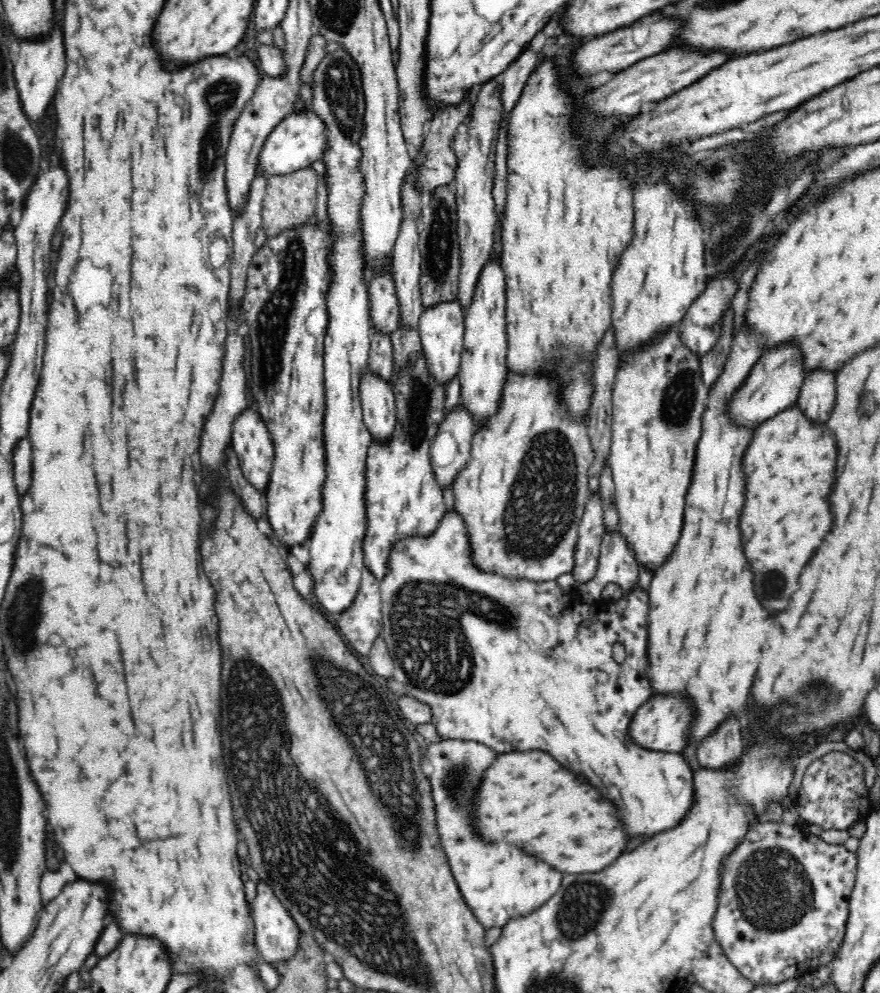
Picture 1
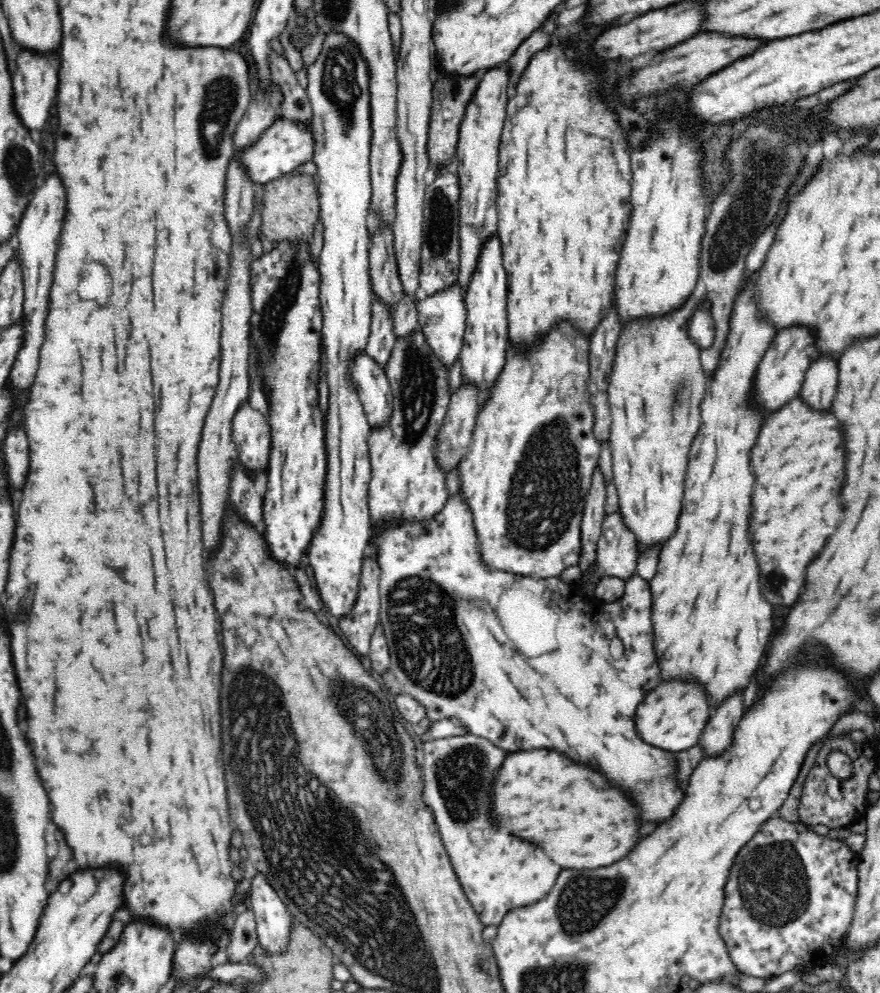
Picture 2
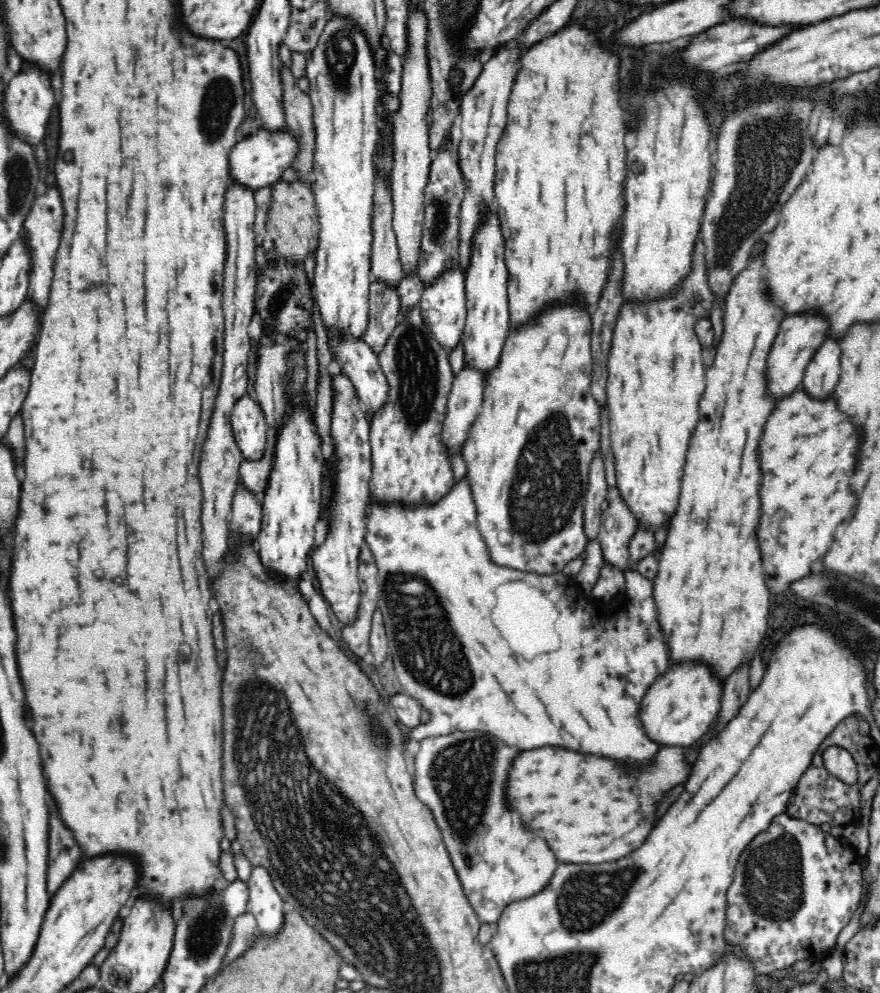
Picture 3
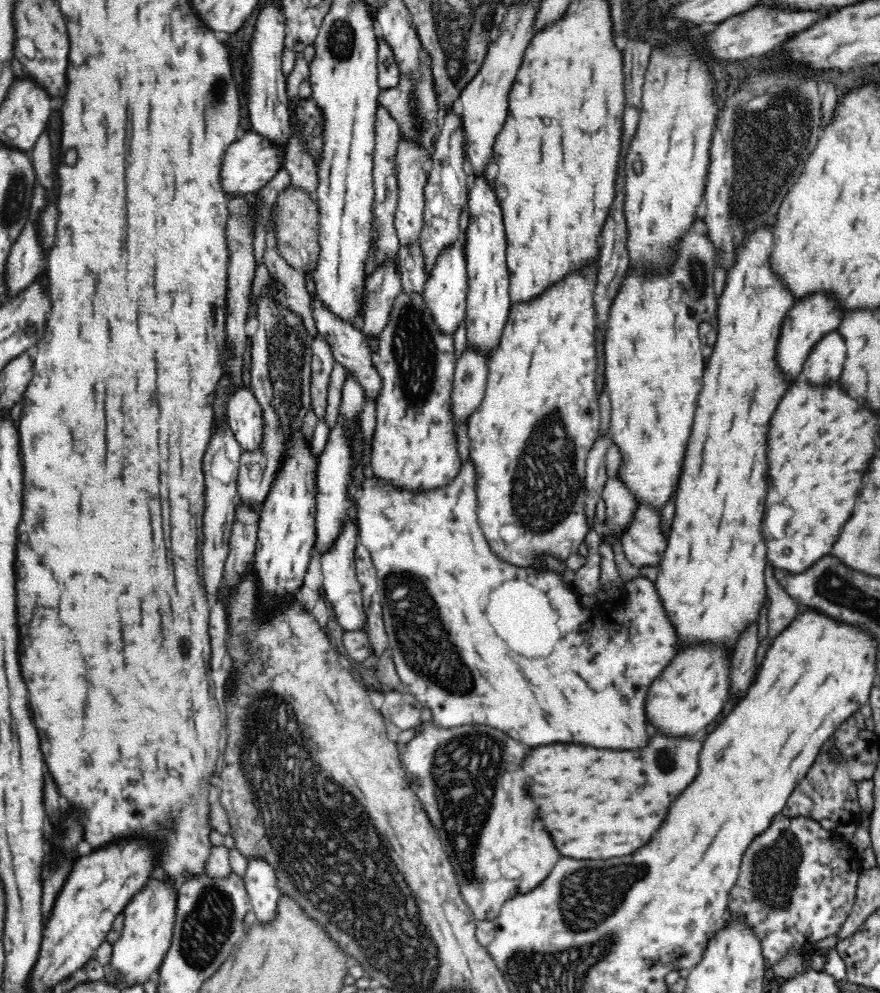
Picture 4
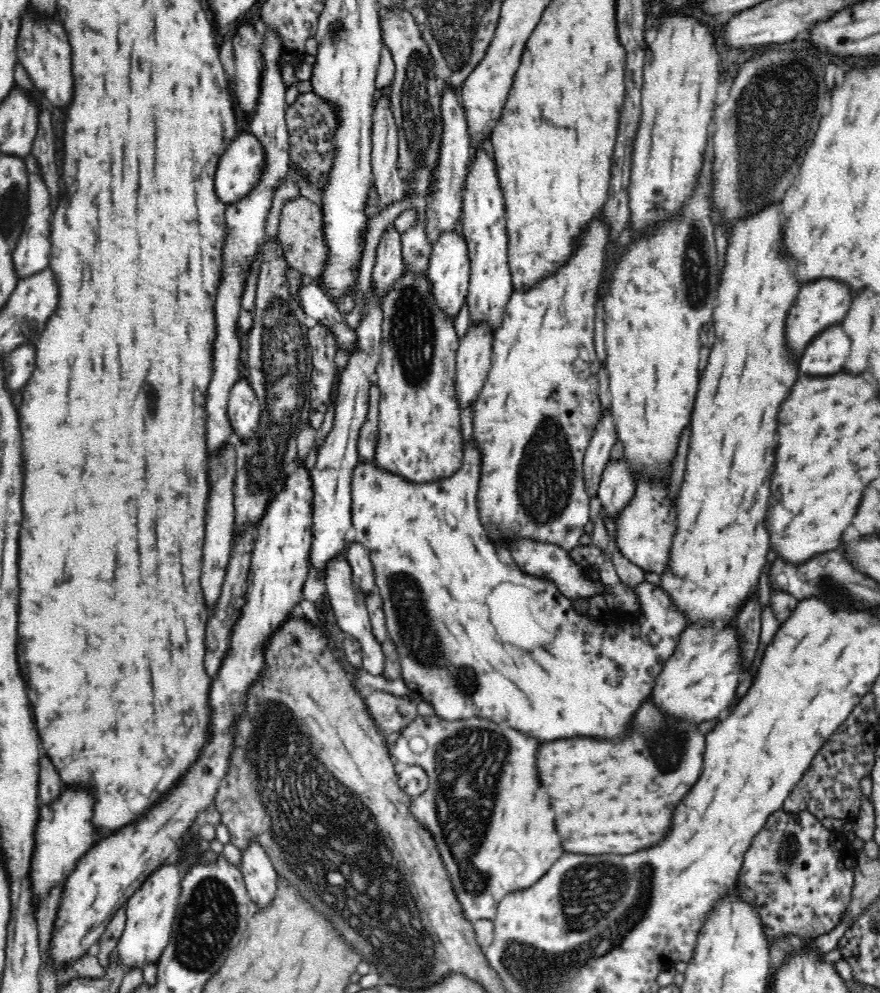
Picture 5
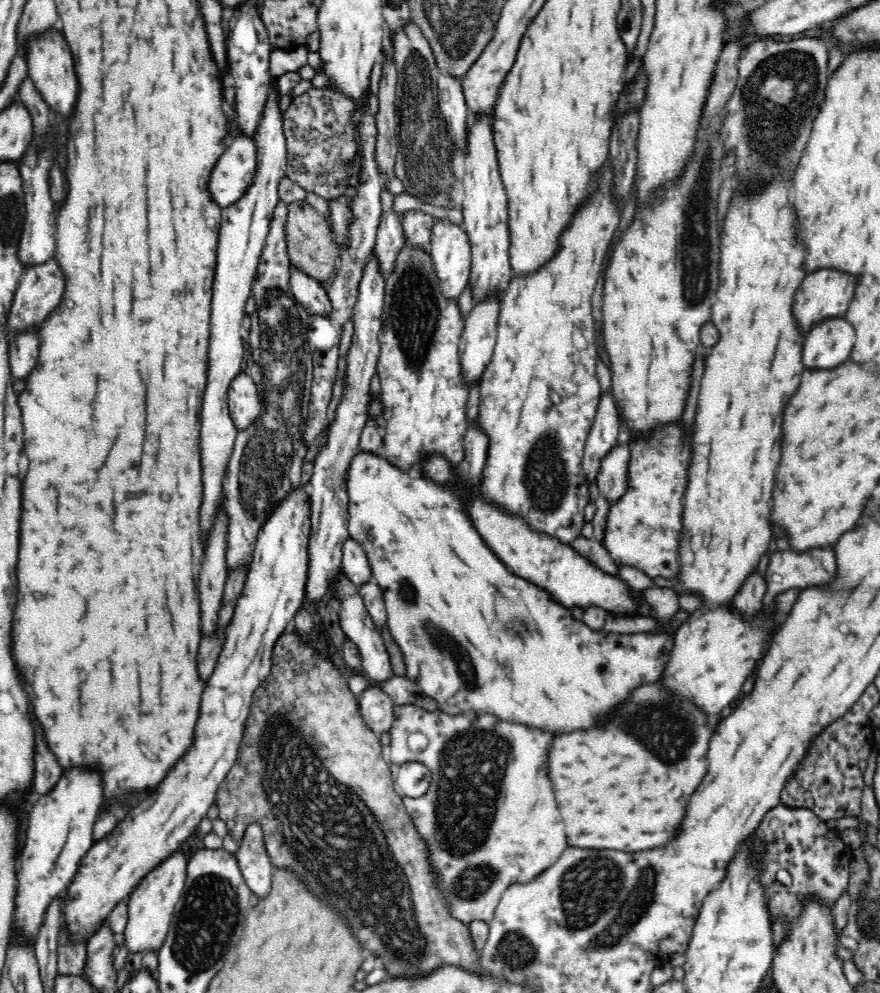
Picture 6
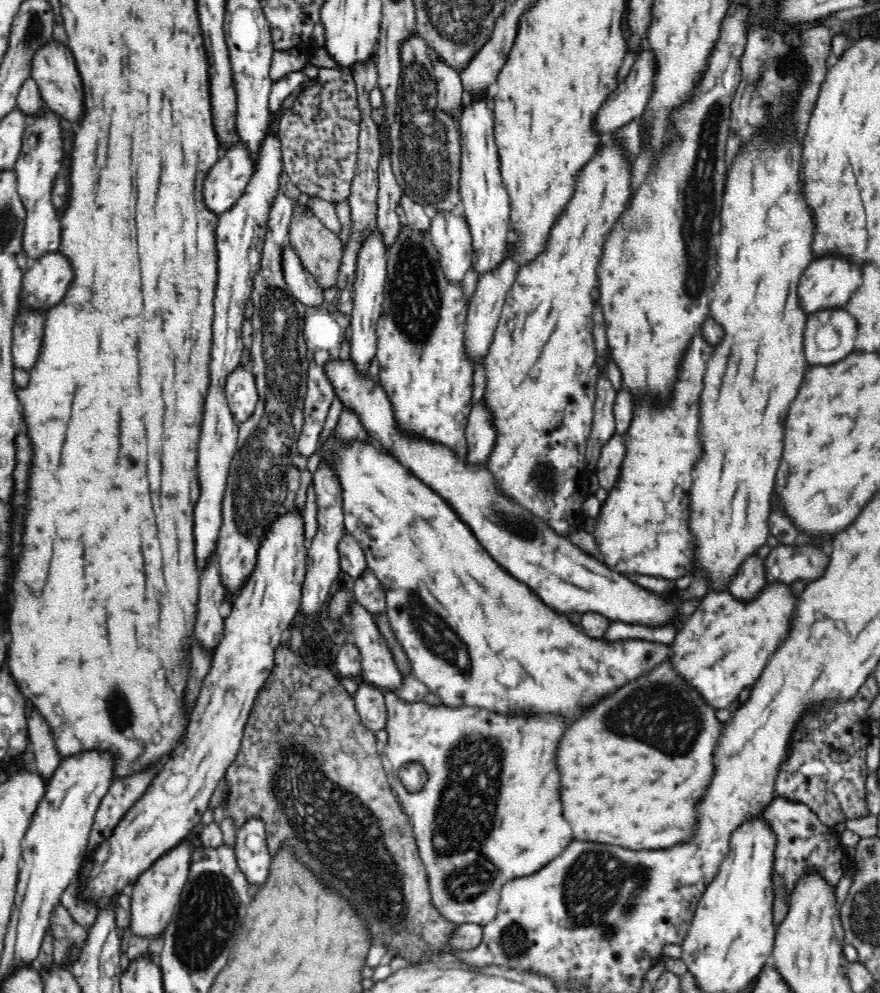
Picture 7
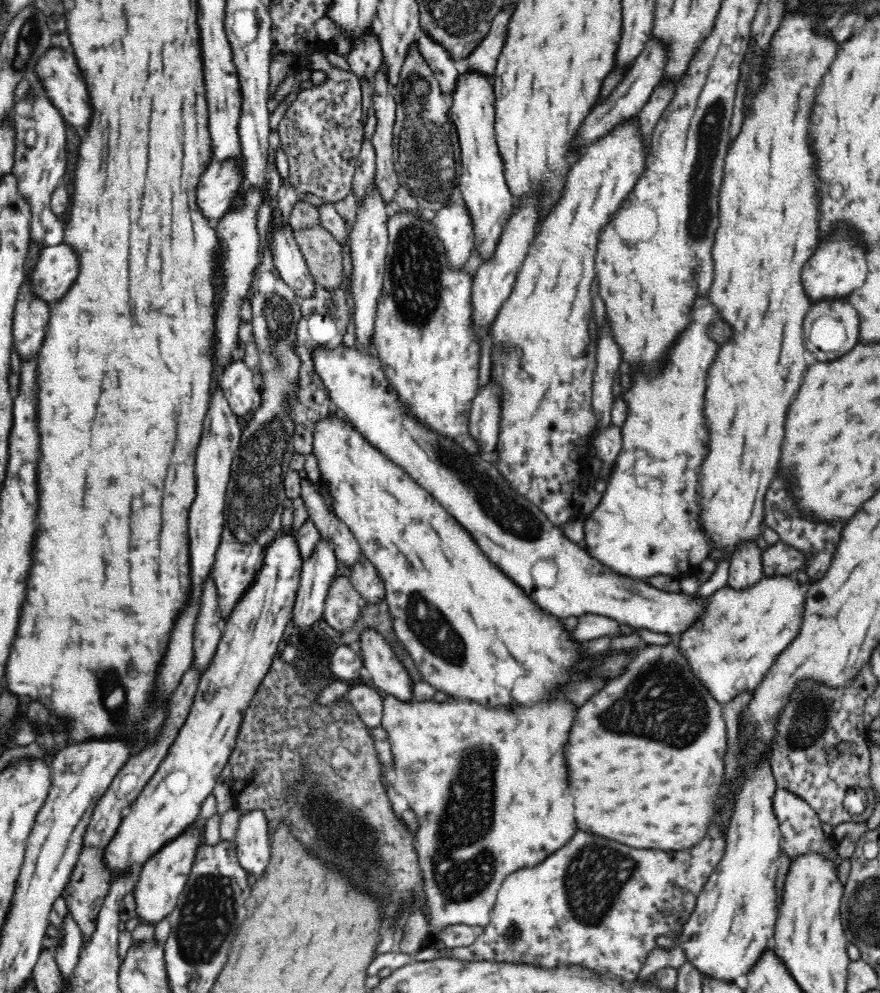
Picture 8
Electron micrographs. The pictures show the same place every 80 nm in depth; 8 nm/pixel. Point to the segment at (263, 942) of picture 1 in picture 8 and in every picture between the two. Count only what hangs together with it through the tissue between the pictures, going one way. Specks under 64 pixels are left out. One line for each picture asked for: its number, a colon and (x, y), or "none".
2: (273, 923)
3: (264, 903)
4: (259, 879)
5: (259, 875)
6: (252, 857)
7: (251, 850)
8: (252, 840)

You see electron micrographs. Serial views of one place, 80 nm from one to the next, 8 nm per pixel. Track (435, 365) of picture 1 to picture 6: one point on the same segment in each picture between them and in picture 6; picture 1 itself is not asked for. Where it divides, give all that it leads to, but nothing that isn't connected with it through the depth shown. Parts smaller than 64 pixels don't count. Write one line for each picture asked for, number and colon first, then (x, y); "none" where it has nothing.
2: (442, 318)
3: (443, 307)
4: (445, 295)
5: (448, 273)
6: (450, 250)

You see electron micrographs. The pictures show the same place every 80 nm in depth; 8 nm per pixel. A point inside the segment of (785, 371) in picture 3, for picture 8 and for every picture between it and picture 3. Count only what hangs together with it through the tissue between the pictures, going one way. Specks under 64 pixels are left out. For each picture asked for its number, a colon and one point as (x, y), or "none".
4: (809, 320)
5: (823, 303)
6: (824, 294)
7: (828, 283)
8: (837, 268)

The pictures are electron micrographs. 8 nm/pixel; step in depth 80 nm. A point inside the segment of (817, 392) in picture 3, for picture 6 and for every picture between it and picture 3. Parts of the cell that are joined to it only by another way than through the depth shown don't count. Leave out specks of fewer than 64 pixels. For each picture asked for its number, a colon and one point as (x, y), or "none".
4: (824, 364)
5: (825, 355)
6: (829, 343)

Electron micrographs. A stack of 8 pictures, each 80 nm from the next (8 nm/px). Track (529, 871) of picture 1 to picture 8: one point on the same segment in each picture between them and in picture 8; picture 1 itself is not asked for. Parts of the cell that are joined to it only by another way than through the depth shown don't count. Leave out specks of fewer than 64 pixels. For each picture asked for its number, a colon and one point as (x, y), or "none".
2: (498, 872)
3: (461, 778)
4: (469, 780)
5: (505, 841)
6: (504, 785)
7: (489, 812)
8: (479, 817)

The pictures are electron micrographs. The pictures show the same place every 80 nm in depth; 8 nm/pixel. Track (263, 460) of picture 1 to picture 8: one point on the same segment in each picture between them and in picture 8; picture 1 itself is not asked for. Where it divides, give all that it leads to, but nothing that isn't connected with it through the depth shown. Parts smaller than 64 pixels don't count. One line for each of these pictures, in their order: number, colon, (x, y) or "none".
2: (251, 434)
3: (248, 421)
4: (245, 415)
5: (245, 413)
6: (244, 404)
7: (241, 391)
8: (239, 385)

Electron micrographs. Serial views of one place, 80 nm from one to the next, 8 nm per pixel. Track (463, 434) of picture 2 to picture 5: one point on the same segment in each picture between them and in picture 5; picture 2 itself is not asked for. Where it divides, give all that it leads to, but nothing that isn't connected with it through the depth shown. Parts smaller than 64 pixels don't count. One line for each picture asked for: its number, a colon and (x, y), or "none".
3: (465, 399)
4: (470, 379)
5: (473, 360)

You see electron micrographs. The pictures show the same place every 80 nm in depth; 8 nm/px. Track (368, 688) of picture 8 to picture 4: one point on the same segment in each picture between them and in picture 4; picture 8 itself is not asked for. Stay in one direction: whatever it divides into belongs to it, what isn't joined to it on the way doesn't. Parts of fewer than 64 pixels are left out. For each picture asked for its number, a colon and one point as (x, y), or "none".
4: (403, 709)
5: (390, 712)
6: (379, 711)
7: (370, 703)

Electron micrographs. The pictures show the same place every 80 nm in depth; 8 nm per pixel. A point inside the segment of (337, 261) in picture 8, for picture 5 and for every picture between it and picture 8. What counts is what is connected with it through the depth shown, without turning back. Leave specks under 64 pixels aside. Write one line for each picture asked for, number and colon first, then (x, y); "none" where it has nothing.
5: (301, 238)
6: (311, 248)
7: (320, 250)

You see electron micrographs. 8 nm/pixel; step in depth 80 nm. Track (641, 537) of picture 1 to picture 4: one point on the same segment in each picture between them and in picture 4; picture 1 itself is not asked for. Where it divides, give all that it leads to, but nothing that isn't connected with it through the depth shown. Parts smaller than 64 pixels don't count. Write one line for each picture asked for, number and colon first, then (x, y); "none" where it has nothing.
2: (657, 384)
3: (656, 376)
4: (654, 367)

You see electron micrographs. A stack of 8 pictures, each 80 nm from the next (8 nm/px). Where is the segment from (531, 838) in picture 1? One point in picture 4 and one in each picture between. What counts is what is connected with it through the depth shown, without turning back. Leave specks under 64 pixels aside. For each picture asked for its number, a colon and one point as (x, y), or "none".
2: (579, 820)
3: (615, 816)
4: (597, 804)

